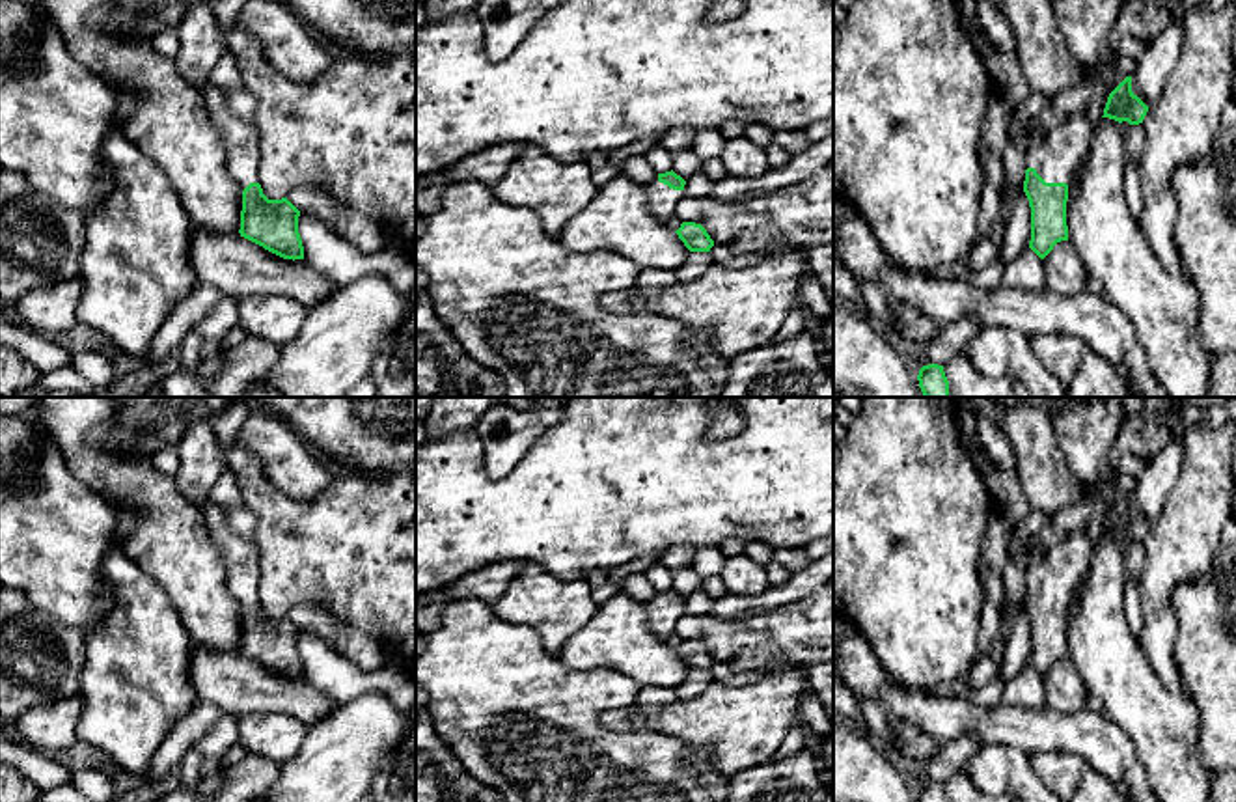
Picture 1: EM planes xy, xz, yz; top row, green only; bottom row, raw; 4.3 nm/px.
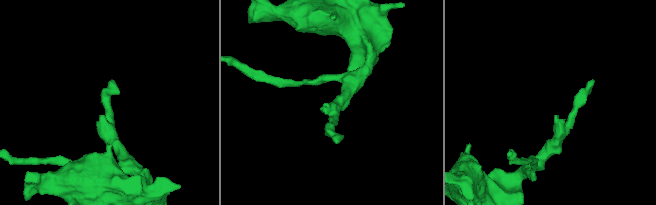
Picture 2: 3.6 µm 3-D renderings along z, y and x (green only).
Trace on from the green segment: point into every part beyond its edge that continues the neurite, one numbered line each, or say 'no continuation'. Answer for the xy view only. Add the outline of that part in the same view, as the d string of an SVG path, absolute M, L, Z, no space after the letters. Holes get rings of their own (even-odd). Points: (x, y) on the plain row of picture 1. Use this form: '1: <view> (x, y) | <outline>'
1: xy (239, 556) | M205 502L199 507L203 509L211 539L220 554L231 595L242 608L250 601L259 601L259 546L254 539L240 537L229 528L226 513L218 504Z

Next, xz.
1: xz (662, 618) | M658 595L643 602L643 610L645 610L649 627L662 640L667 640L675 632L677 623L686 614L684 608L673 608L667 602L660 601Z

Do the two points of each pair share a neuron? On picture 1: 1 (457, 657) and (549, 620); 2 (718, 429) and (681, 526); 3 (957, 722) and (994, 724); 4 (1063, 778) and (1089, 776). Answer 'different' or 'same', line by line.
1: different
2: different
3: same
4: different

